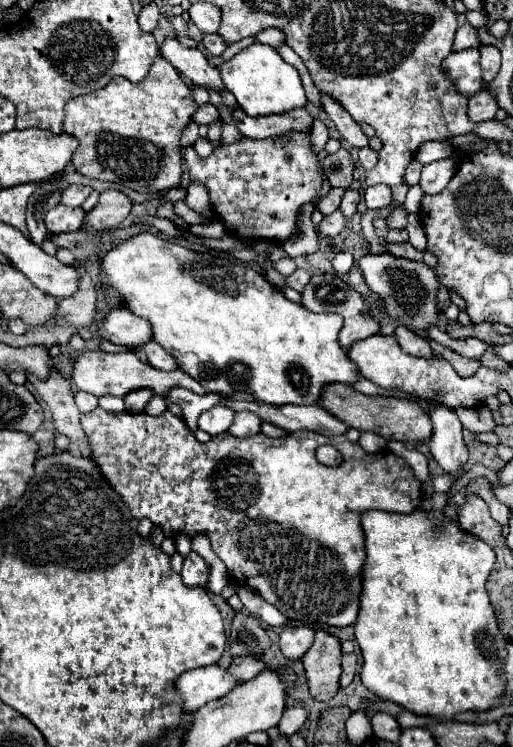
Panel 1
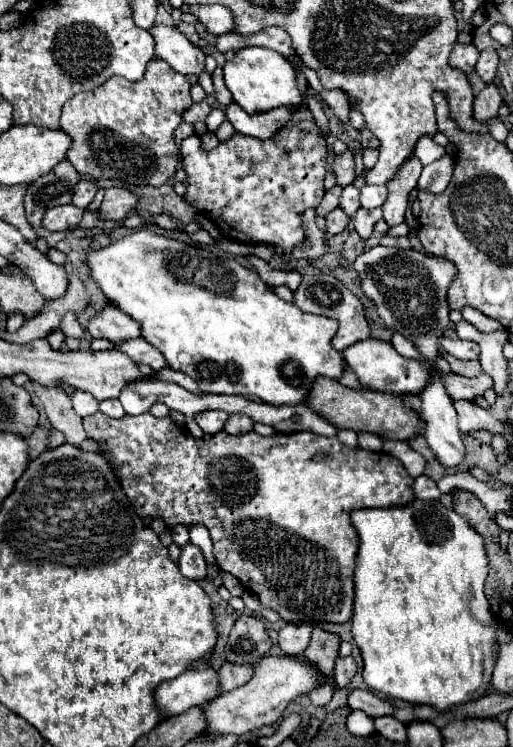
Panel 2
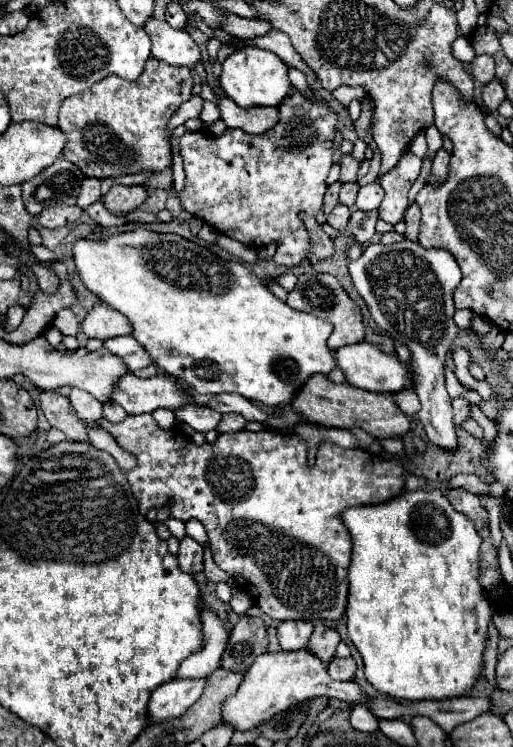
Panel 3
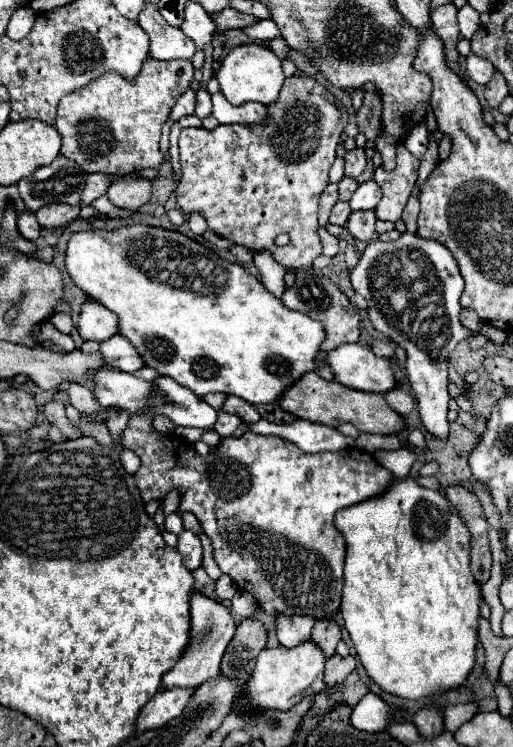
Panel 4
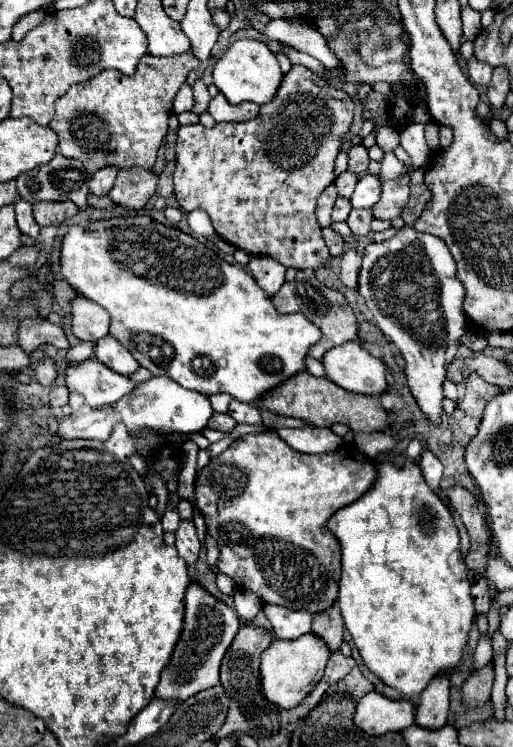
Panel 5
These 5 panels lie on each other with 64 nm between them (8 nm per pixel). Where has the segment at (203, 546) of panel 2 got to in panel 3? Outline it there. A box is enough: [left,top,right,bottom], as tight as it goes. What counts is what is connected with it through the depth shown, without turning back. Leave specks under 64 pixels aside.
[186,520,208,544]

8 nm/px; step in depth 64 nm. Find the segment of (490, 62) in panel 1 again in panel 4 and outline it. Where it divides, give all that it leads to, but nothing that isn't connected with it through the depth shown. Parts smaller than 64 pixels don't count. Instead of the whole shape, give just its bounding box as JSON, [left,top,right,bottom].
[466,54,494,84]

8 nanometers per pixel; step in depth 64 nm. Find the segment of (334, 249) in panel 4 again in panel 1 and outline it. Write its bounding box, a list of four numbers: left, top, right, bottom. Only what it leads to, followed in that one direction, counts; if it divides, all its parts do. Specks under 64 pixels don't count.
[284,204,320,258]

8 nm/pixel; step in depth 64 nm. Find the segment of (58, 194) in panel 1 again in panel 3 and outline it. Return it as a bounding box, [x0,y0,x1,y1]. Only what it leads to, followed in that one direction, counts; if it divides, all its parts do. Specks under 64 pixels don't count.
[22,160,84,216]

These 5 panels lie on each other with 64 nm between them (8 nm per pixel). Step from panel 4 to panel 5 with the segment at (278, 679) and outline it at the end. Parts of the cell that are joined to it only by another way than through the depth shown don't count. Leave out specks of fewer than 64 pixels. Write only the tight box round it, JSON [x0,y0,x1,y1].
[260,634,330,708]

